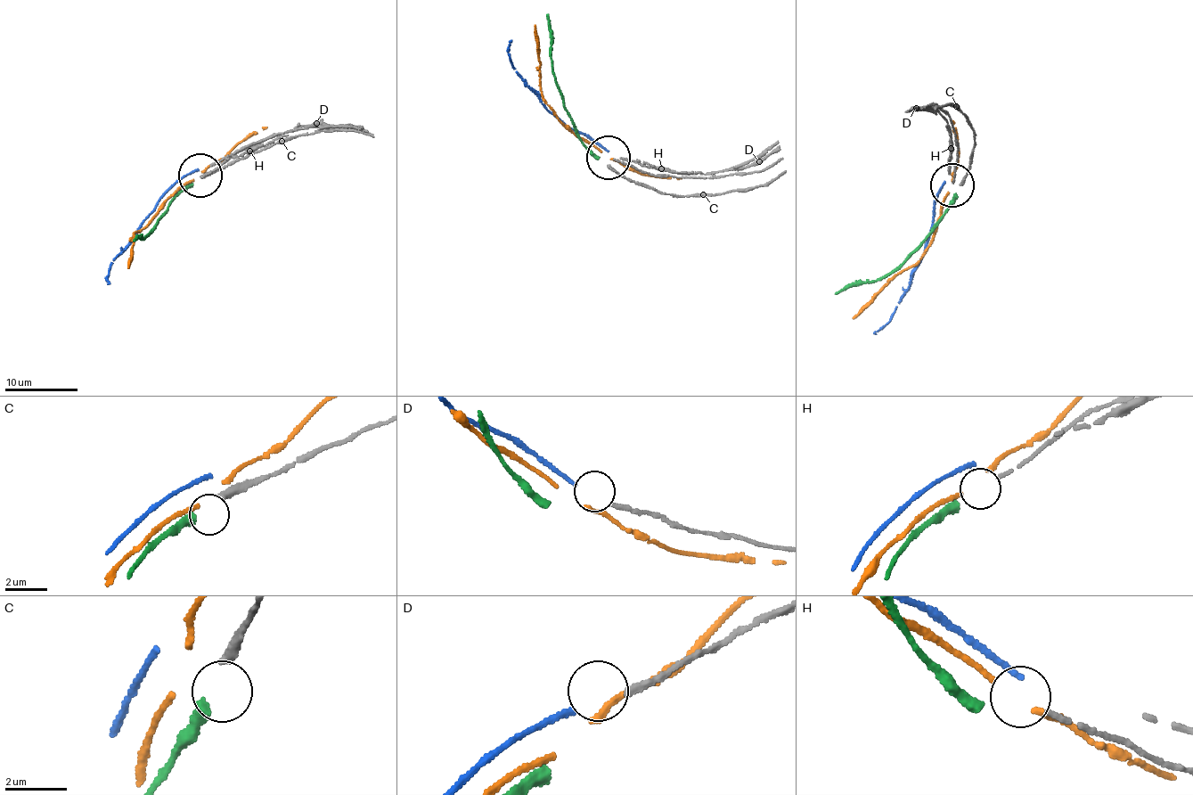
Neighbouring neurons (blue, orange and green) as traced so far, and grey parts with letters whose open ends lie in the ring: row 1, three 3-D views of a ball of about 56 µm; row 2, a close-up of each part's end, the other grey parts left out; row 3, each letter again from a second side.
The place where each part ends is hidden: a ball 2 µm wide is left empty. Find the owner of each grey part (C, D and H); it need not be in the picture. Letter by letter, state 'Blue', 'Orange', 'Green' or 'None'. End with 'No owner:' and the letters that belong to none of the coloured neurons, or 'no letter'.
C: Green
D: Blue
H: None
No owner: H

